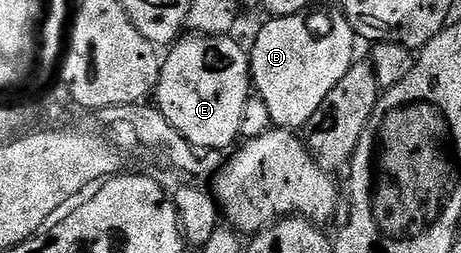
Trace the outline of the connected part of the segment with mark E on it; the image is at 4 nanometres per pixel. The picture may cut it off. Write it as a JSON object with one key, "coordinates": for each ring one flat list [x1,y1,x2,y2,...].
{"coordinates":[[185,35,167,49,160,65,154,104,197,150,228,150,241,139,242,110,250,95,250,56,245,45,232,39,236,38]]}

